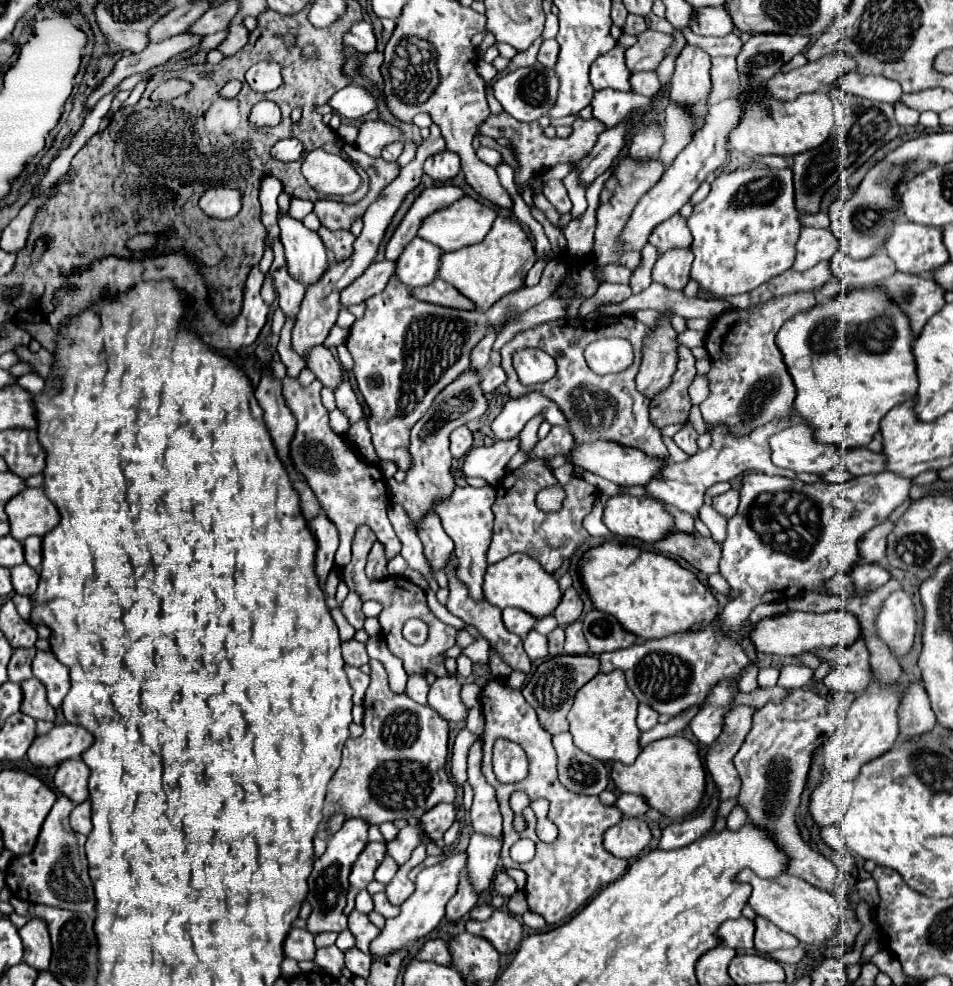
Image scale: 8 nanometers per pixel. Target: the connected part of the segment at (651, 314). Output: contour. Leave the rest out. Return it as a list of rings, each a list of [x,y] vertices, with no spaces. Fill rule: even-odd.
[[[653,309],[637,310],[633,312],[633,315],[641,322],[649,327],[656,324],[659,317],[659,311]]]

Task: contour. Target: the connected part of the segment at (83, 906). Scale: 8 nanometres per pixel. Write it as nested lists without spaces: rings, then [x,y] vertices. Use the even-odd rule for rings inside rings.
[[[59,796],[55,806],[51,808],[43,830],[39,834],[37,846],[29,856],[17,856],[7,870],[7,886],[13,896],[21,900],[31,900],[31,904],[57,906],[73,912],[85,912],[89,916],[95,914],[95,892],[87,872],[87,856],[85,856],[85,836],[73,832],[69,826],[69,812],[75,808],[71,800]]]

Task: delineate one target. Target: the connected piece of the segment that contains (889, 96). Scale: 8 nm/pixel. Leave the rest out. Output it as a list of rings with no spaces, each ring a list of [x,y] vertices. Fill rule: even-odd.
[[[847,72],[845,76],[839,76],[835,84],[851,96],[861,96],[889,104],[895,104],[903,94],[901,86],[895,80],[887,80],[883,76],[861,76],[857,72]]]

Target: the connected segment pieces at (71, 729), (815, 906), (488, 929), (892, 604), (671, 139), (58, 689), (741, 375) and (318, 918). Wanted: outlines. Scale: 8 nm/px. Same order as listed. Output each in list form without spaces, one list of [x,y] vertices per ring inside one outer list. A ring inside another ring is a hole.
[[[75,724],[55,726],[49,734],[37,736],[29,748],[29,760],[35,766],[59,766],[65,760],[81,758],[81,754],[93,744],[93,736]]]
[[[745,868],[741,874],[737,874],[737,882],[749,884],[753,888],[749,896],[749,906],[755,910],[755,914],[767,918],[781,930],[793,934],[803,944],[821,946],[823,942],[831,940],[831,936],[837,932],[839,922],[847,916],[847,912],[833,898],[833,894],[813,888],[809,882],[791,874],[781,874],[777,880],[765,880]]]
[[[493,910],[491,918],[485,922],[467,920],[465,928],[469,934],[491,941],[497,952],[502,955],[513,954],[523,937],[523,925],[507,910]]]
[[[902,589],[894,591],[877,618],[877,632],[891,648],[895,658],[909,652],[915,638],[915,608],[909,595]]]
[[[669,102],[665,108],[665,122],[663,122],[665,144],[659,152],[659,160],[665,166],[669,166],[675,160],[675,156],[691,142],[693,129],[693,116],[682,108],[681,104]]]
[[[37,650],[31,668],[33,668],[33,676],[39,678],[45,684],[49,704],[53,708],[59,708],[61,702],[63,702],[63,698],[67,696],[67,692],[71,688],[67,666],[63,666],[61,662],[57,662],[55,656],[53,656],[53,652]]]
[[[795,292],[795,294],[771,298],[763,304],[757,304],[757,306],[751,306],[745,310],[731,308],[731,312],[725,312],[713,320],[711,330],[705,336],[705,350],[711,358],[711,370],[707,374],[709,396],[699,406],[709,430],[715,424],[727,424],[735,436],[741,436],[741,434],[747,434],[753,428],[763,426],[775,418],[793,414],[795,384],[793,384],[791,374],[783,362],[783,354],[779,352],[779,348],[775,344],[775,334],[785,324],[785,320],[789,320],[793,314],[797,314],[801,310],[809,310],[815,304],[817,304],[817,300],[815,300],[813,292]]]
[[[345,820],[343,828],[339,832],[335,832],[329,840],[327,840],[327,850],[323,856],[317,856],[313,862],[313,872],[309,876],[309,894],[307,894],[307,902],[311,904],[311,914],[307,918],[307,930],[311,934],[321,934],[321,932],[343,932],[347,928],[347,916],[343,914],[343,908],[347,904],[347,890],[349,890],[349,872],[353,866],[353,860],[357,860],[357,856],[363,852],[365,844],[367,844],[367,828],[369,824],[365,820]]]

